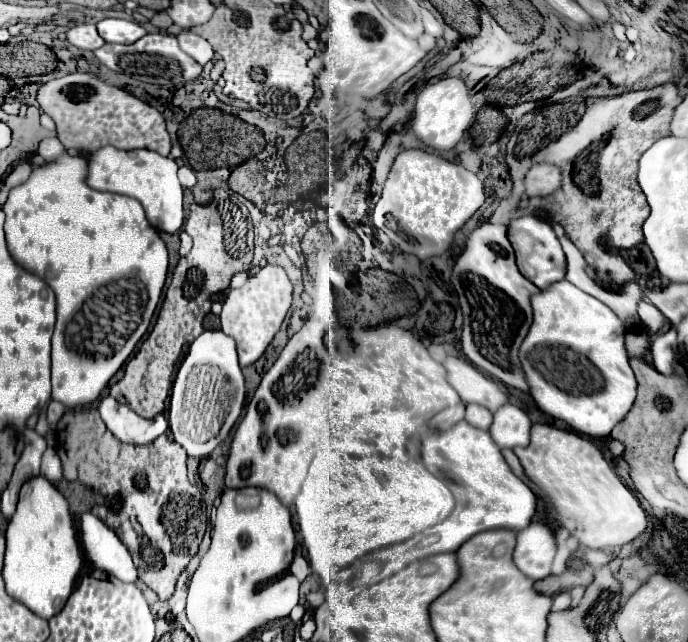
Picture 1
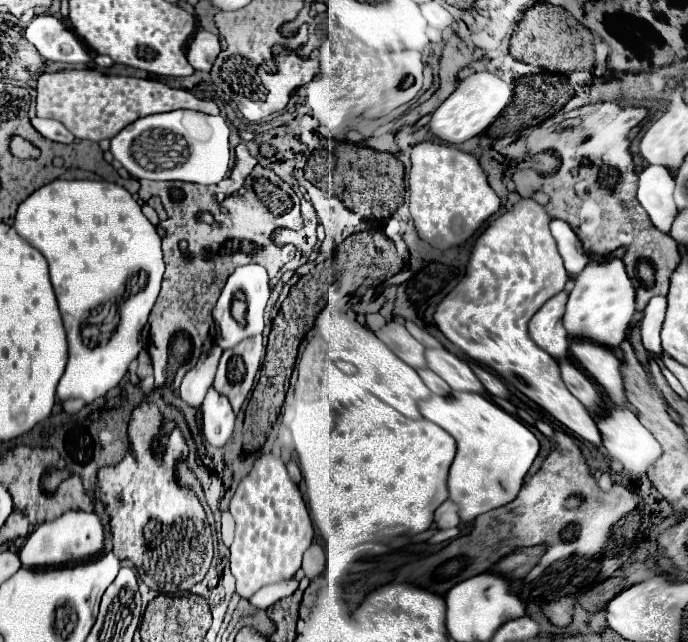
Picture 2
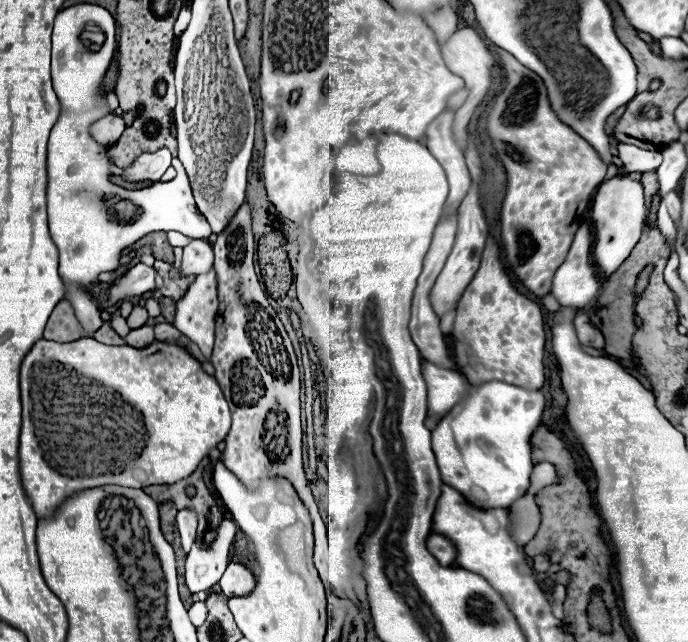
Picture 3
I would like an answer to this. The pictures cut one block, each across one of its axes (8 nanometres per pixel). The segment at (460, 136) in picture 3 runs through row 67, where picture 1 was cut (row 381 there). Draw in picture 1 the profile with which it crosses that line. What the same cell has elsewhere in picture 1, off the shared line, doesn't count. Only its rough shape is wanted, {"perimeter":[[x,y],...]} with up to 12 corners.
{"perimeter":[[448,356],[448,384],[464,404],[494,412],[508,402],[502,388],[464,358]]}

